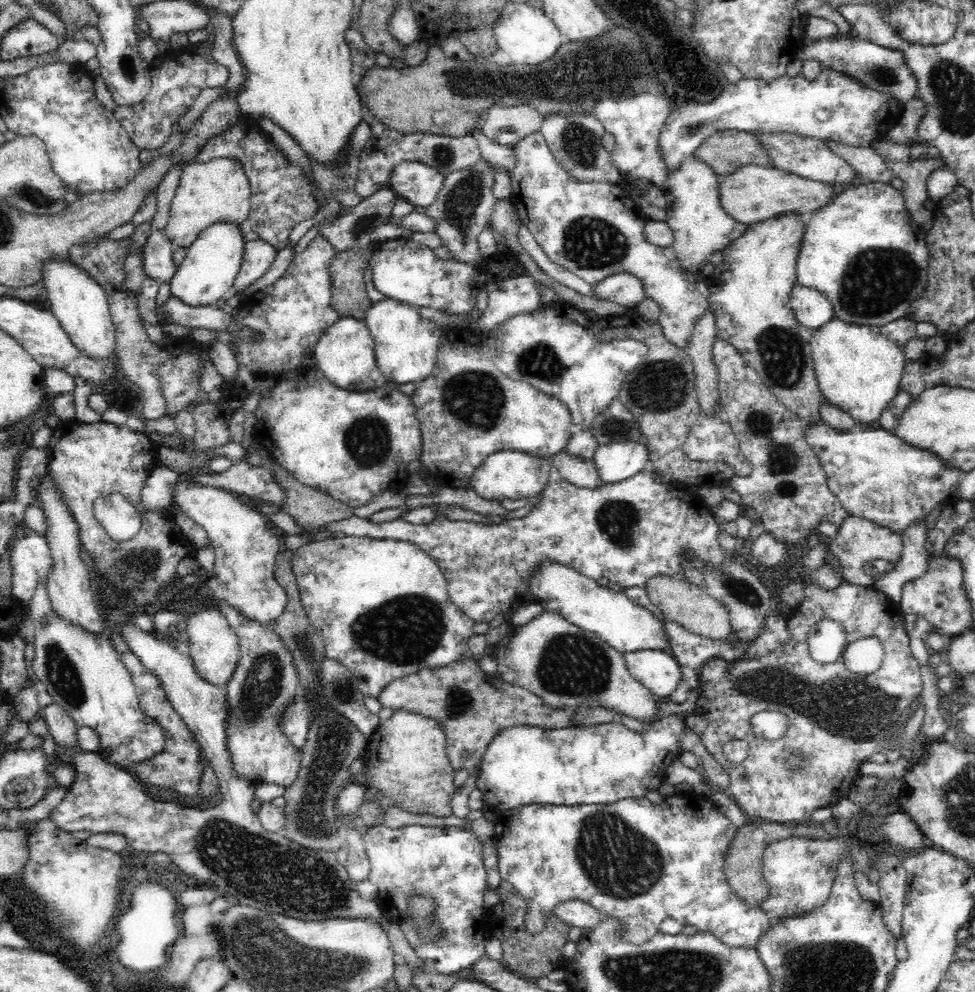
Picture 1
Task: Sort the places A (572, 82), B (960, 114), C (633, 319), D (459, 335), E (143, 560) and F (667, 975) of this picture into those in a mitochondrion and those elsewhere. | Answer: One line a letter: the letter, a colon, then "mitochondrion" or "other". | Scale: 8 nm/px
A: mitochondrion
B: mitochondrion
C: other
D: other
E: mitochondrion
F: mitochondrion

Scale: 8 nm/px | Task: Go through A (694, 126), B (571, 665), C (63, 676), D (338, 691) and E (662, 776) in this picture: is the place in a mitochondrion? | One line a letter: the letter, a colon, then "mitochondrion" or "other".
A: mitochondrion
B: mitochondrion
C: mitochondrion
D: mitochondrion
E: other

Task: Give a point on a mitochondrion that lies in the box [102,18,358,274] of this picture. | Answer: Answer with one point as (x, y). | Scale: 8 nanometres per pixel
(129, 69)

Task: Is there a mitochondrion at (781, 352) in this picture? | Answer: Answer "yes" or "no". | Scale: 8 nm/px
yes

